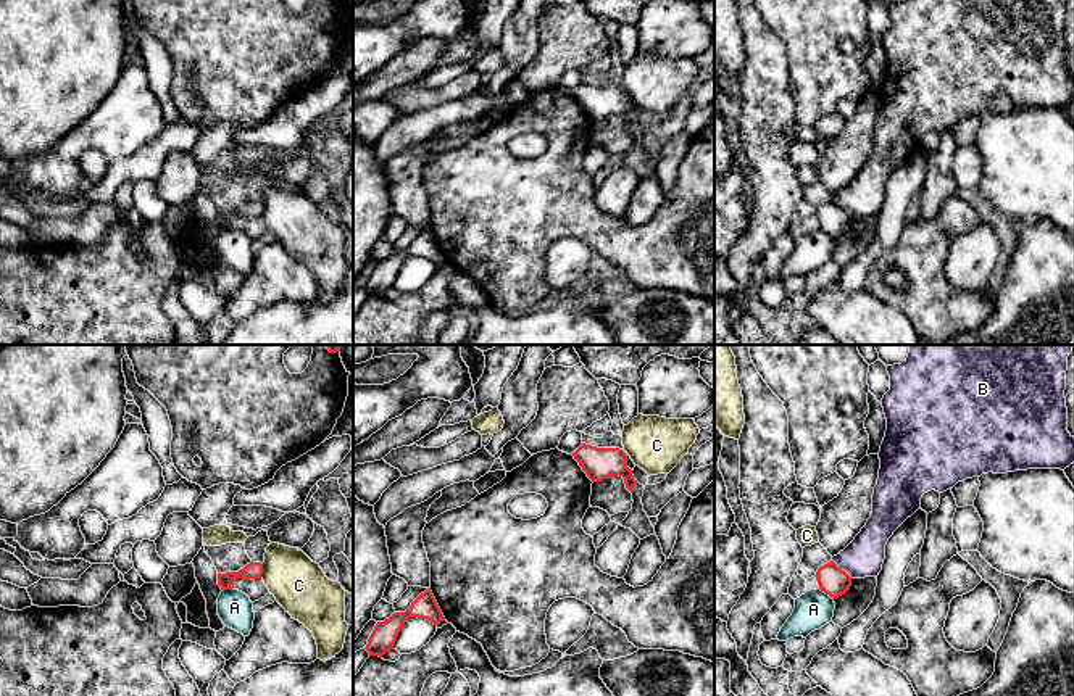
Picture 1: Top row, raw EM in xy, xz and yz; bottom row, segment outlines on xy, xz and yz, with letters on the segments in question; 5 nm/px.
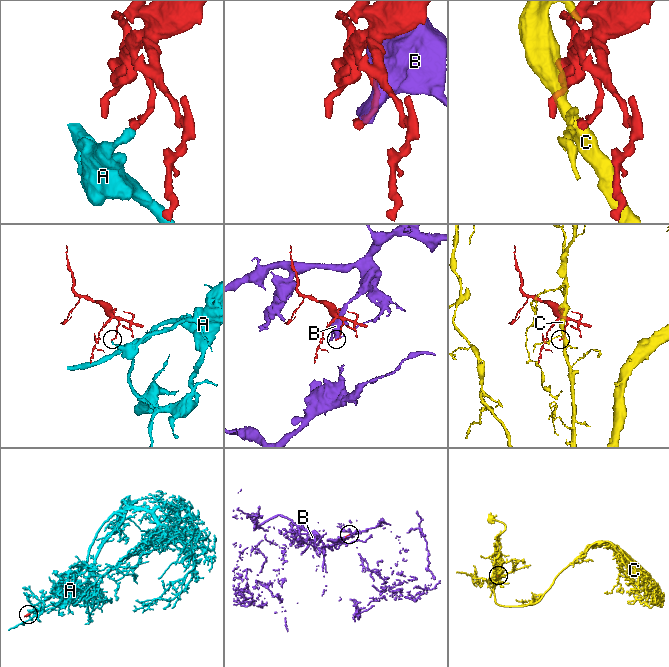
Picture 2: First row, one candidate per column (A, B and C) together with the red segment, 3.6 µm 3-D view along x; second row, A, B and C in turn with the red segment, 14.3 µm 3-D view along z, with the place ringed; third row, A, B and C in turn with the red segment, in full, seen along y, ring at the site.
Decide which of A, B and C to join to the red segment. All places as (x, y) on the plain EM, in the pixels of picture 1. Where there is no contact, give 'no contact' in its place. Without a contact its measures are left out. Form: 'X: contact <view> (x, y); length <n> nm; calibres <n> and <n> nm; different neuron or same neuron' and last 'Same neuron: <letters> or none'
A: contact yz (826, 232); length 90 nm; calibres 150 and 190 nm; different neuron
B: contact yz (840, 208); length 140 nm; calibres 150 and 190 nm; different neuron
C: contact xy (262, 210); length 70 nm; calibres 80 and 280 nm; different neuron
Same neuron: none

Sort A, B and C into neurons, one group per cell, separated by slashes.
A / B / C

